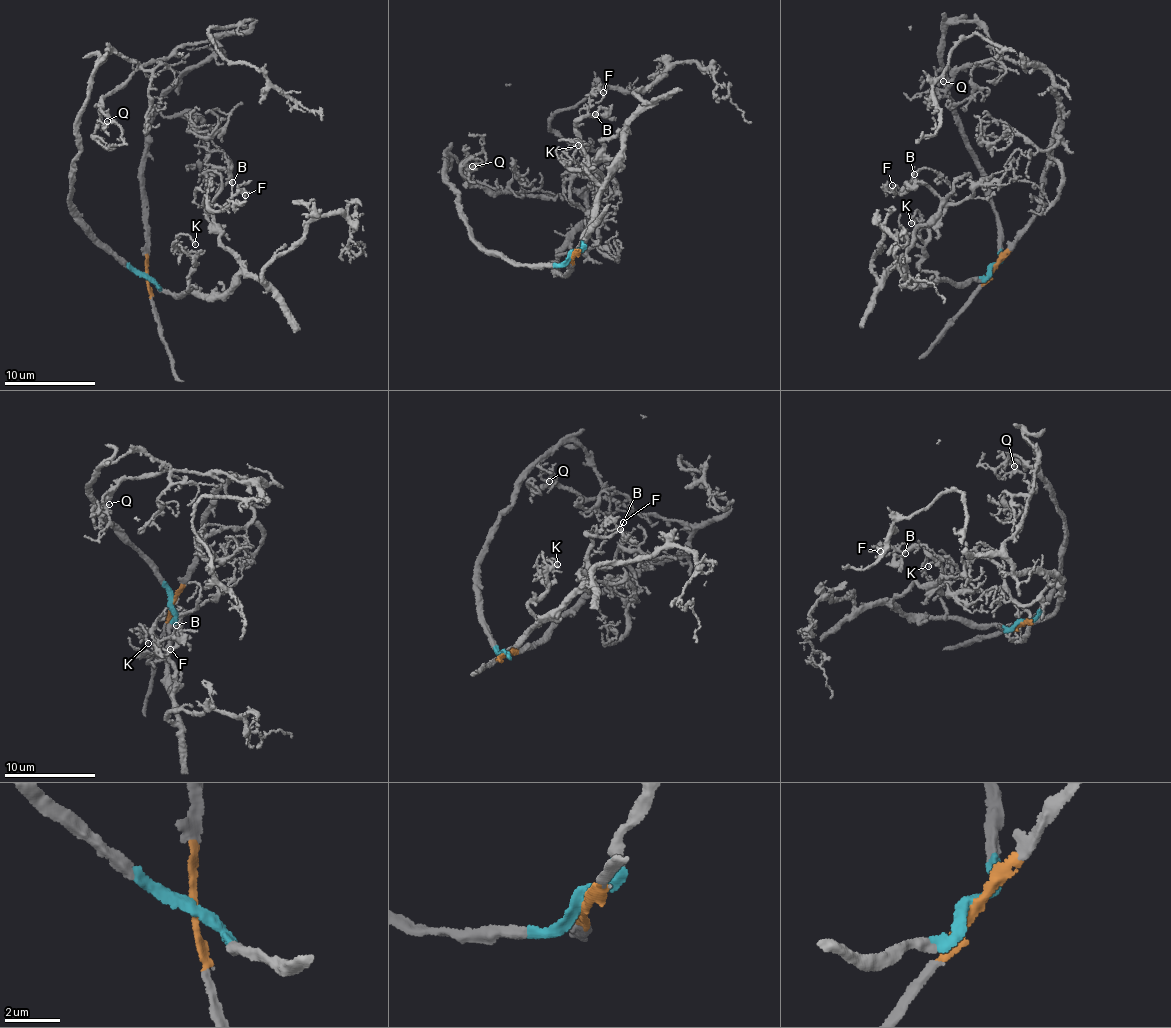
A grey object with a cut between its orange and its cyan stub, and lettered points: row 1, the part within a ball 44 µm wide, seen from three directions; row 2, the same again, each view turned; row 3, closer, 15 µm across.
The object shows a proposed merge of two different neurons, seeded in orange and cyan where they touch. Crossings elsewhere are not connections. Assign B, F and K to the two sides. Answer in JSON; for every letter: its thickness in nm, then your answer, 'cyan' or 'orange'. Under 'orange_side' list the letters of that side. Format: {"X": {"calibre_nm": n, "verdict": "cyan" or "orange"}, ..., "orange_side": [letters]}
{"B": {"calibre_nm": 170, "verdict": "cyan"}, "F": {"calibre_nm": 80, "verdict": "cyan"}, "K": {"calibre_nm": 180, "verdict": "cyan"}, "orange_side": []}

